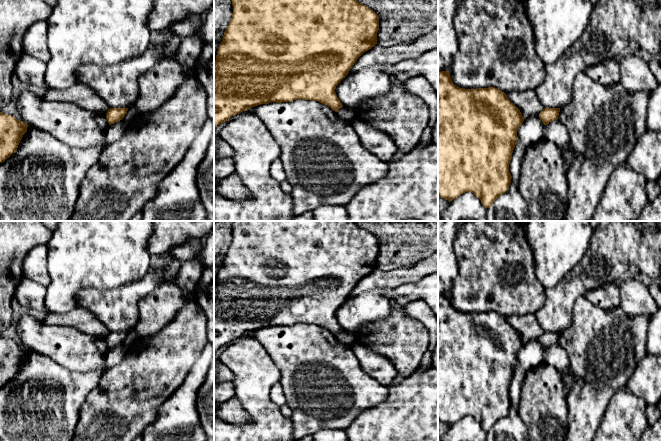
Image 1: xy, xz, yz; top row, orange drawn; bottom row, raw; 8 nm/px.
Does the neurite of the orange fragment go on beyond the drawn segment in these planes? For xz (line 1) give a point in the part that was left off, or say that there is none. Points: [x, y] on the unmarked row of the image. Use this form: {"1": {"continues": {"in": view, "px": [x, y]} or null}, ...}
{"1": {"continues": null}}

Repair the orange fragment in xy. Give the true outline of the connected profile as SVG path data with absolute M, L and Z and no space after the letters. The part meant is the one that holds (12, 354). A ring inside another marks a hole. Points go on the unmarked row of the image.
M0 336L0 387L17 374L28 350L24 345Z

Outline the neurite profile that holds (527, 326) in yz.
M534 313L506 317L508 323L520 334L524 343L536 340L544 333Z

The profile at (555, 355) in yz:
M553 344L544 352L544 361L556 367L560 372L570 374L570 361L566 351L559 345Z

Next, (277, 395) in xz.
M276 383L270 389L270 399L279 407L286 404L286 397L280 383Z

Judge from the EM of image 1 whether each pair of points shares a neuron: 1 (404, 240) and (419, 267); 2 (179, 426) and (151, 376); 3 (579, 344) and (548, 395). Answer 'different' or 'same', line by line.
1: different
2: different
3: different

